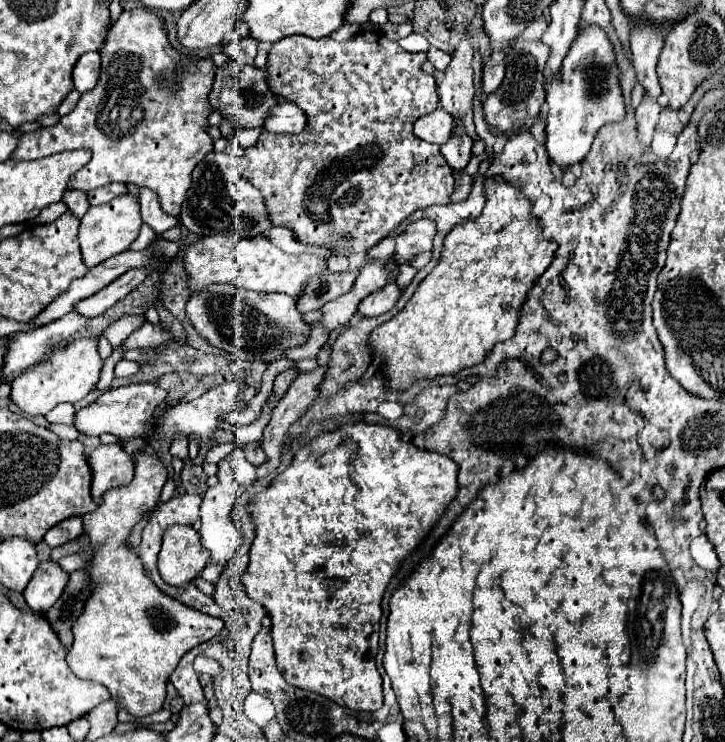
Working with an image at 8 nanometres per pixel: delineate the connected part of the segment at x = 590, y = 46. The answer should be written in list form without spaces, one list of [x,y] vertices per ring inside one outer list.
[[[592,26],[584,30],[572,44],[562,62],[560,78],[548,82],[546,102],[550,106],[546,126],[546,152],[548,160],[560,170],[568,170],[582,162],[590,152],[596,132],[608,122],[624,120],[624,100],[618,86],[618,68],[614,50],[604,30]]]

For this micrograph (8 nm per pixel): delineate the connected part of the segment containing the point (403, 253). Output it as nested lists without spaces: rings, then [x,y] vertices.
[[[422,218],[412,222],[404,232],[396,234],[396,260],[410,264],[418,254],[432,250],[432,238],[436,234],[436,224],[430,218]]]

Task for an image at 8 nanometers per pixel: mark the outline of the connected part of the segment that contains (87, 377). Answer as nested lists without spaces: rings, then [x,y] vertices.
[[[98,336],[72,340],[64,348],[54,350],[52,356],[32,366],[28,372],[22,372],[20,376],[16,376],[10,382],[12,386],[10,398],[26,416],[36,416],[36,414],[44,416],[58,404],[64,404],[64,402],[76,404],[78,400],[86,398],[100,380],[102,364],[104,362],[98,354]]]

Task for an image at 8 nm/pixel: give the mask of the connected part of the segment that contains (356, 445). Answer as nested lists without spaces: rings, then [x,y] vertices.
[[[358,422],[354,426],[344,426],[336,432],[322,434],[308,446],[302,446],[294,458],[294,462],[276,476],[276,480],[254,500],[248,504],[248,512],[252,512],[252,520],[256,524],[256,538],[250,548],[250,564],[244,572],[244,586],[252,600],[260,602],[270,620],[272,620],[272,642],[276,652],[276,664],[282,676],[290,686],[316,692],[332,702],[336,702],[342,708],[350,708],[356,712],[376,712],[382,708],[382,678],[376,670],[376,654],[378,654],[378,630],[380,630],[380,618],[382,618],[382,598],[390,584],[390,580],[396,576],[398,566],[414,554],[414,550],[428,538],[432,526],[442,518],[448,504],[458,494],[458,466],[456,462],[448,460],[446,456],[440,456],[436,452],[424,452],[418,450],[412,442],[400,440],[400,434],[394,428],[386,426],[370,426],[364,422]]]

